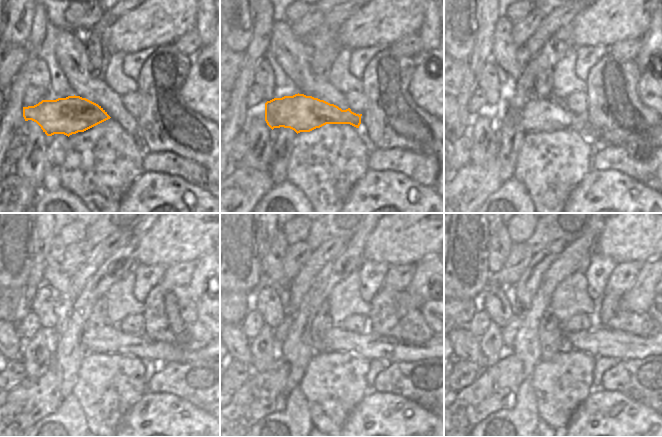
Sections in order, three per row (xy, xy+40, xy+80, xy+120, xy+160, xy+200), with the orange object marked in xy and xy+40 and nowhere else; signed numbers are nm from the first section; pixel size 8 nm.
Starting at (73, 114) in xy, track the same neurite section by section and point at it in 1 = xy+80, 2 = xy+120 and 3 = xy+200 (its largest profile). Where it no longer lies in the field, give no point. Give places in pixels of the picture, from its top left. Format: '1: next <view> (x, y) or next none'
1: next xy+80 (539, 114)
2: next xy+120 (109, 339)
3: next xy+200 (599, 341)

